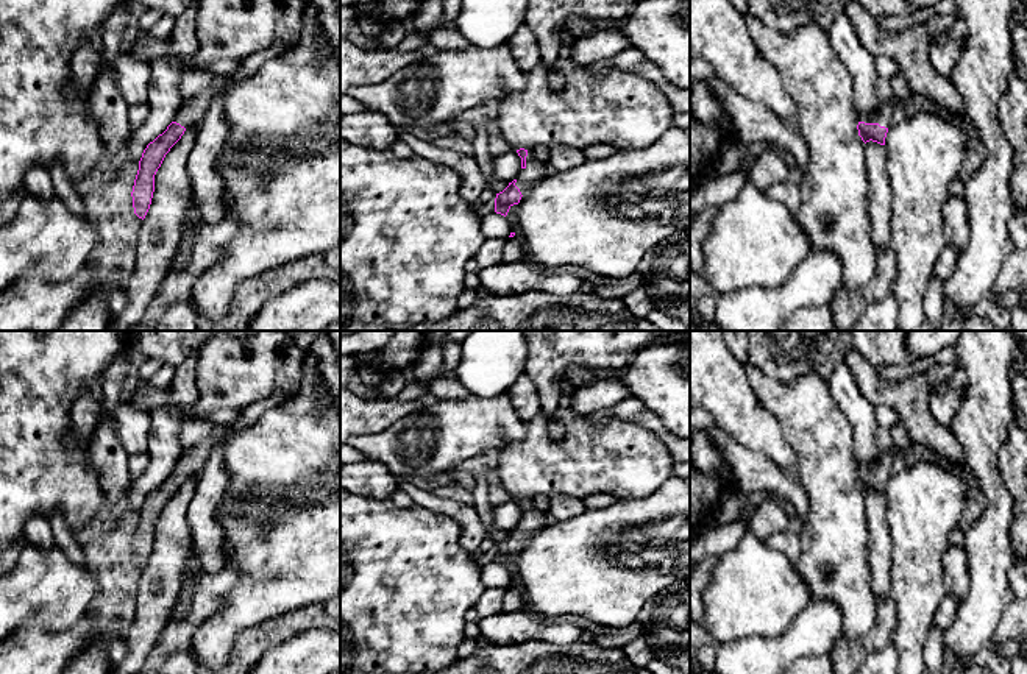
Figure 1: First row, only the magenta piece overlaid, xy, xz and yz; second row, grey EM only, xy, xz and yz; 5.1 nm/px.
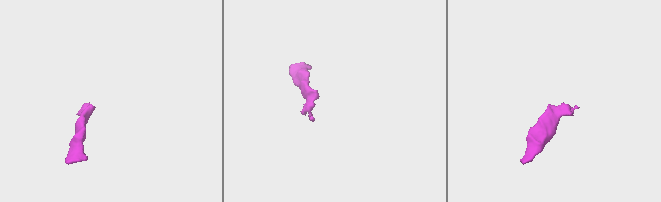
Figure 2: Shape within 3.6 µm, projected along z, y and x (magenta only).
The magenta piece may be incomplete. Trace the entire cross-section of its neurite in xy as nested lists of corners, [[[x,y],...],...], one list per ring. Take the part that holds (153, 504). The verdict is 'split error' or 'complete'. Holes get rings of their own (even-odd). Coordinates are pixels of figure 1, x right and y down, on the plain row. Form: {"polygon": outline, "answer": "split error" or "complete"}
{"polygon": [[[228,424],[219,426],[195,446],[183,449],[173,471],[144,499],[131,541],[134,563],[139,568],[144,569],[150,559],[155,541],[155,524],[165,504],[181,488],[187,477],[198,476],[209,457],[212,445],[226,432],[226,429]]], "answer": "split error"}

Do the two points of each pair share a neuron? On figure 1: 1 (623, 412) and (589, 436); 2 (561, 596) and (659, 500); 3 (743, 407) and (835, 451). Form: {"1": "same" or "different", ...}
{"1": "different", "2": "same", "3": "different"}

